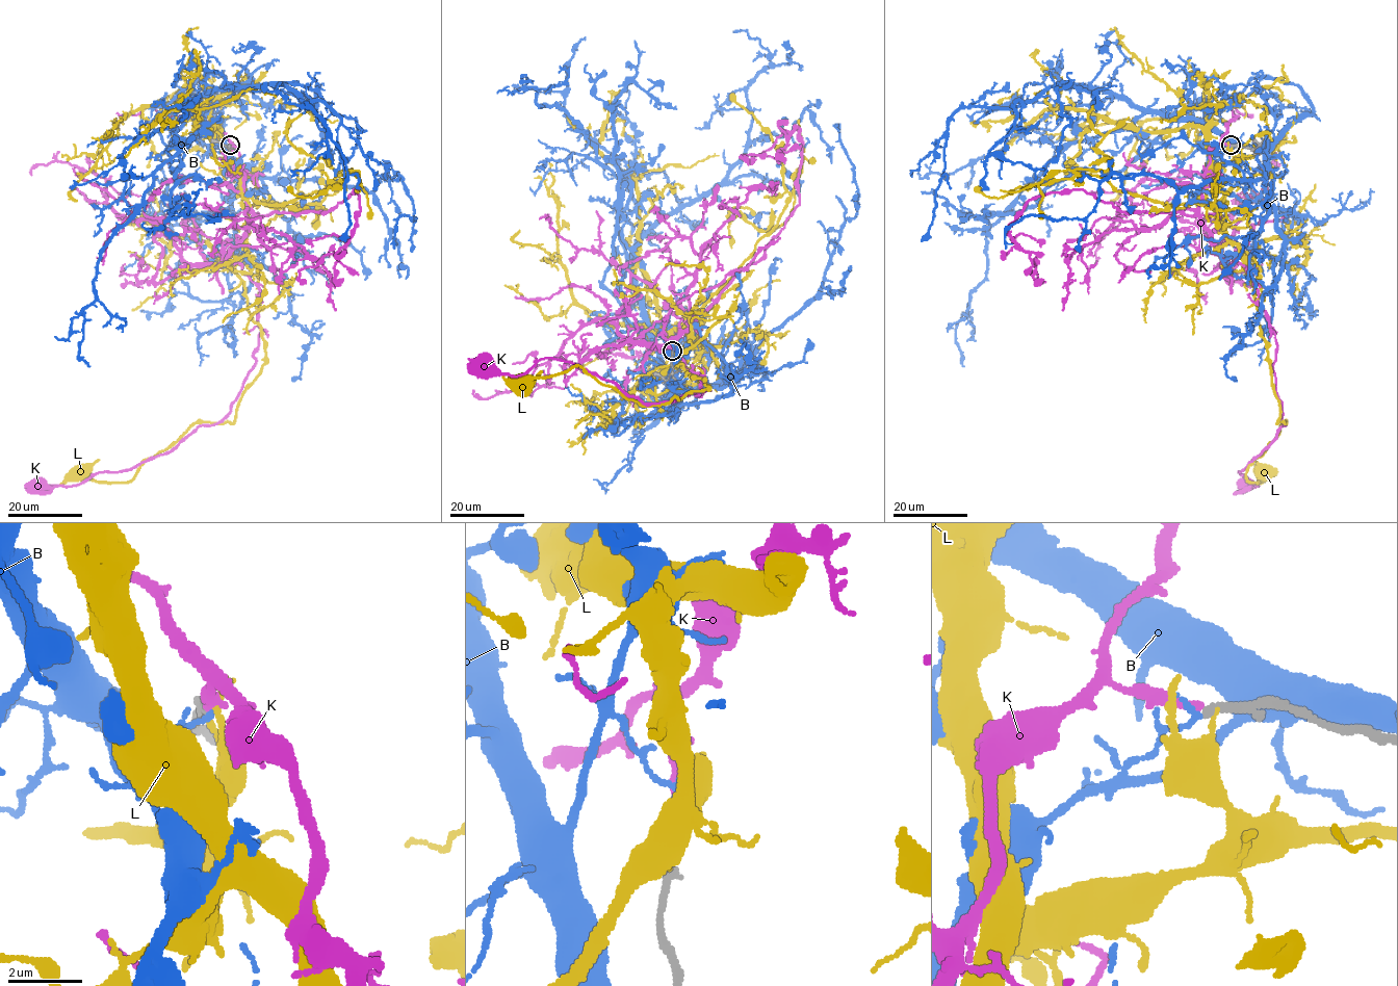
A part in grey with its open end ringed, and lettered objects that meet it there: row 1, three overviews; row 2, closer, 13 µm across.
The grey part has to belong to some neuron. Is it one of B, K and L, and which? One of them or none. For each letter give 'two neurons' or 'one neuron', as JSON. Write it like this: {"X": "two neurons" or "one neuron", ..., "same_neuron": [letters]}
{"B": "two neurons", "K": "one neuron", "L": "two neurons", "same_neuron": ["K"]}

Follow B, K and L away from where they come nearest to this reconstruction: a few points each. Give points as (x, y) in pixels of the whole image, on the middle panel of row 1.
B: (672, 351), (665, 343), (658, 352), (644, 317), (635, 251), (741, 157), (746, 86), (788, 63), (787, 41)
K: (672, 349), (694, 318), (672, 346), (701, 377), (700, 396), (642, 403), (561, 360), (517, 375), (476, 367)
L: (672, 352), (672, 332), (684, 326), (687, 357), (677, 364), (704, 390), (641, 406), (579, 365), (524, 382)

